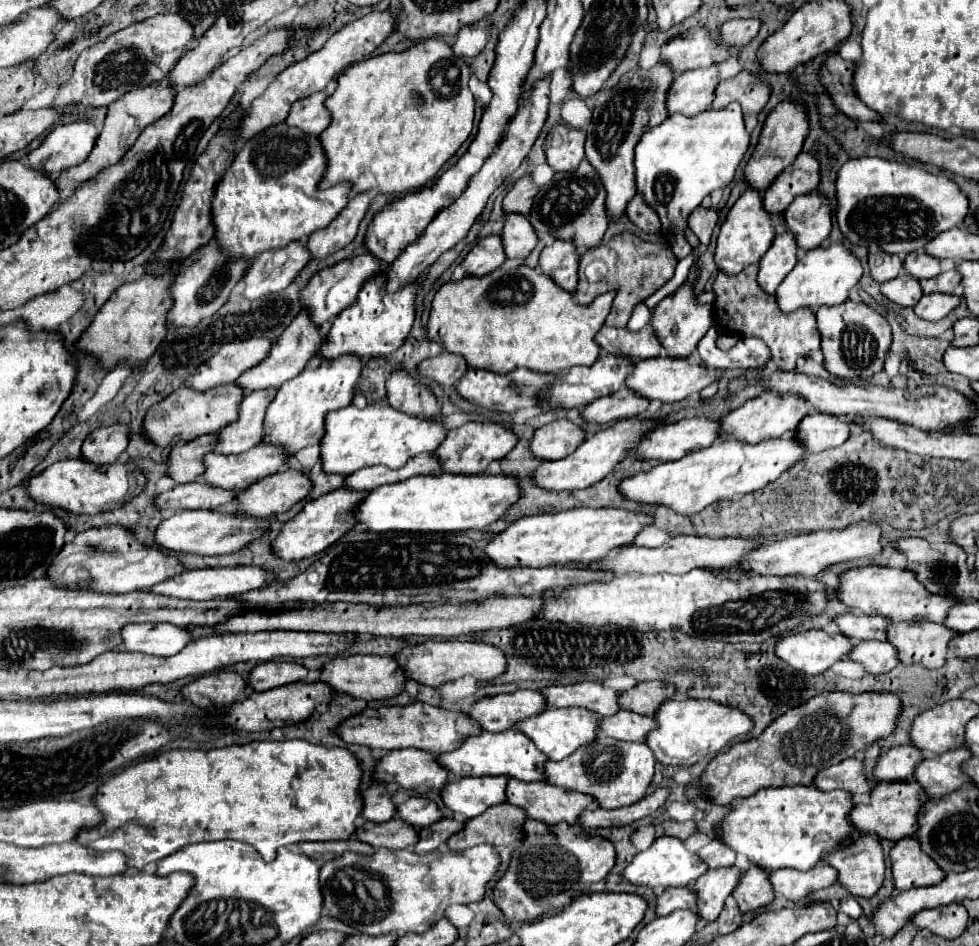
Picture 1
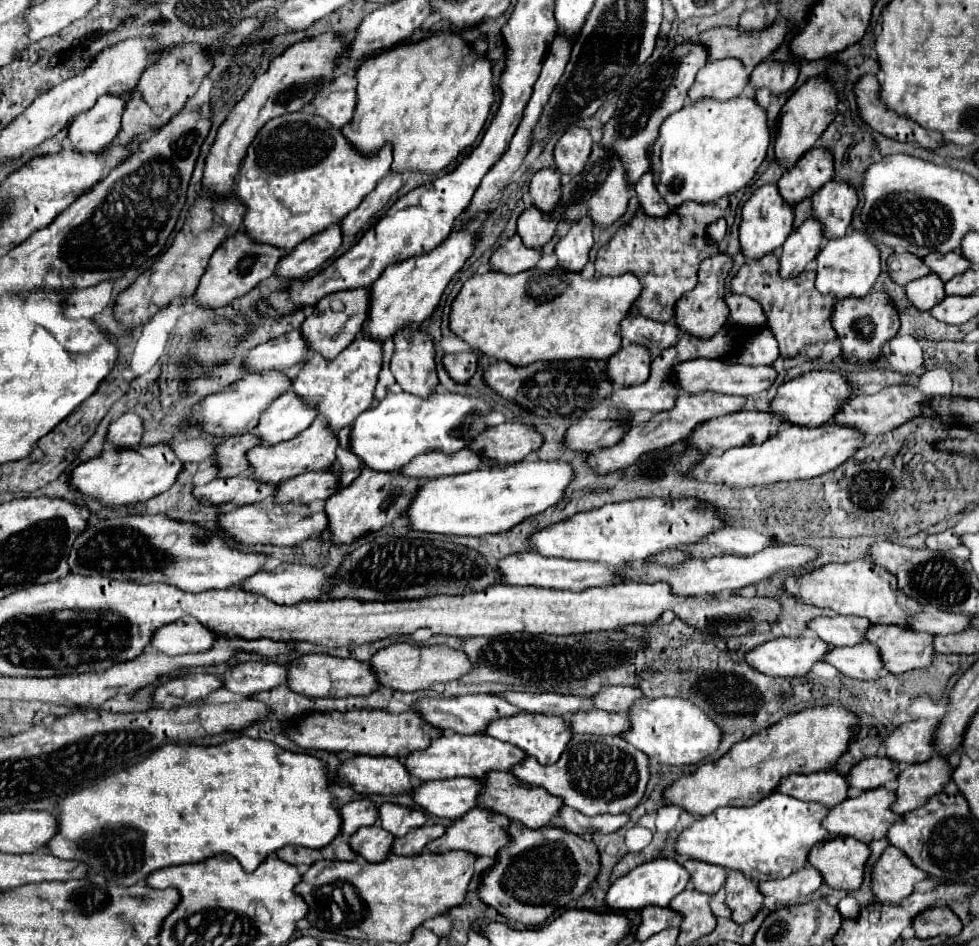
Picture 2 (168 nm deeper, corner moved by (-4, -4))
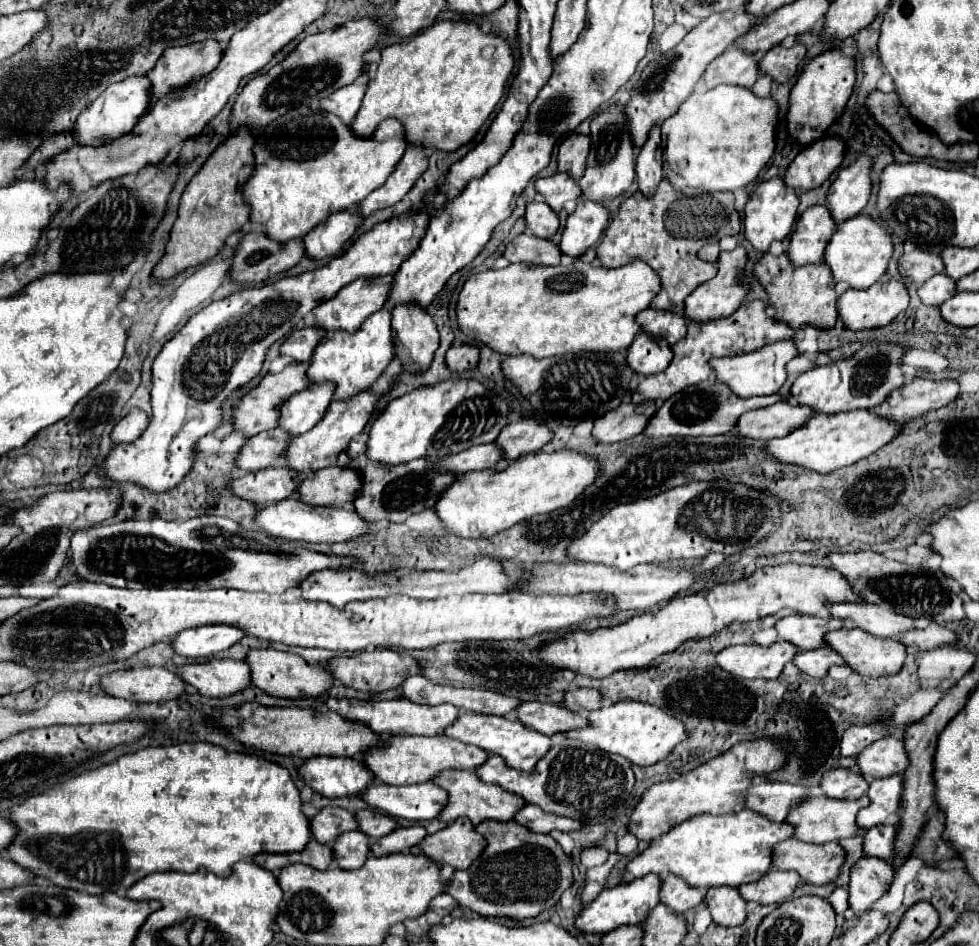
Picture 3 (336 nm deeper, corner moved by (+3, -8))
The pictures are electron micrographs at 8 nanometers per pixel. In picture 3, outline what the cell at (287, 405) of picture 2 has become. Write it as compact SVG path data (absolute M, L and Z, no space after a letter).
M311 383L309 389L291 395L281 407L279 427L291 437L309 431L311 425L315 425L327 413L327 407L333 399L333 389L333 383Z

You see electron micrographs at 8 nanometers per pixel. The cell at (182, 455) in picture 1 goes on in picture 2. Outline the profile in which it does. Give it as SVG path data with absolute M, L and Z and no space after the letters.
M246 433L246 435L236 435L224 439L216 451L218 451L218 467L220 473L218 477L236 477L236 475L248 475L250 465L246 461L246 453L252 447L262 445L264 441L256 433Z

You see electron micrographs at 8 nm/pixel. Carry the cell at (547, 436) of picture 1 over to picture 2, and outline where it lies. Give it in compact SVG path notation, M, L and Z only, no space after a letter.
M580 419L574 427L566 433L566 447L568 449L586 449L586 451L600 451L606 447L616 445L628 431L624 421L614 419Z

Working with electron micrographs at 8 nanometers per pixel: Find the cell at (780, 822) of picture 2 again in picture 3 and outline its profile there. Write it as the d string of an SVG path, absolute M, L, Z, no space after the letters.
M743 809L727 815L695 815L663 837L655 839L641 855L637 855L625 871L625 881L643 877L647 873L675 873L681 875L693 887L715 887L729 885L739 887L743 883L725 881L759 881L773 869L773 849L779 841L793 837L795 827L787 821L771 821L763 813Z

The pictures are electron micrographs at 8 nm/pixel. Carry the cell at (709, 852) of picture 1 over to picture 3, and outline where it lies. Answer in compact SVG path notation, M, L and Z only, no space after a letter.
M667 873L661 885L661 901L665 901L675 913L683 915L689 909L695 909L697 905L703 903L705 895L699 887L691 889L691 885L687 885L687 881L679 881L679 877L671 877L671 873Z

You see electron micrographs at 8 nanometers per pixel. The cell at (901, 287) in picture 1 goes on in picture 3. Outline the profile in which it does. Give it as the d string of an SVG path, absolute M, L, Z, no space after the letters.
M943 273L931 277L929 281L925 281L923 285L917 287L917 295L919 295L921 303L931 305L931 307L943 305L943 301L951 299L955 293L957 293L955 291L955 281L949 279L947 275L943 275Z

